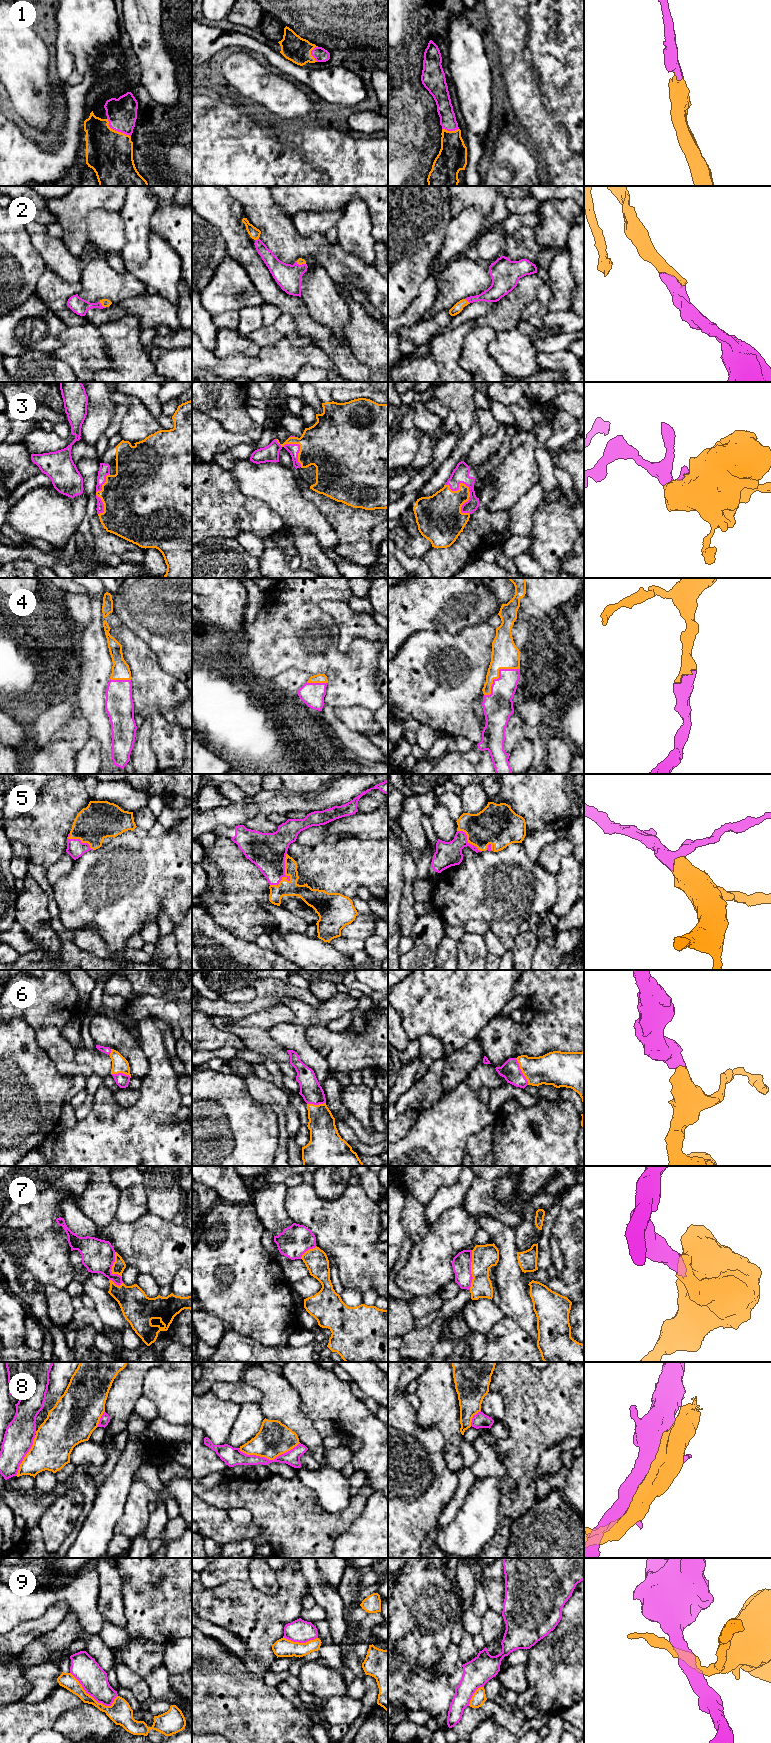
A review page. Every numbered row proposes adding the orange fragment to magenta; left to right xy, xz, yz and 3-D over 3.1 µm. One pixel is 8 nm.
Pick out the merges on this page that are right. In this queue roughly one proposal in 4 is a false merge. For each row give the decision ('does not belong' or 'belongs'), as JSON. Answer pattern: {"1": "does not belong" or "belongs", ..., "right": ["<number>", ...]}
{"1": "belongs", "2": "belongs", "3": "belongs", "4": "belongs", "5": "belongs", "6": "belongs", "7": "does not belong", "8": "does not belong", "9": "does not belong", "right": ["1", "2", "3", "4", "5", "6"]}

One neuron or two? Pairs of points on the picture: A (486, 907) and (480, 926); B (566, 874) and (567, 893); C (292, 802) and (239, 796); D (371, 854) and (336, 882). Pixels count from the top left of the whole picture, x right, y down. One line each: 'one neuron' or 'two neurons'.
A: two neurons
B: one neuron
C: two neurons
D: one neuron

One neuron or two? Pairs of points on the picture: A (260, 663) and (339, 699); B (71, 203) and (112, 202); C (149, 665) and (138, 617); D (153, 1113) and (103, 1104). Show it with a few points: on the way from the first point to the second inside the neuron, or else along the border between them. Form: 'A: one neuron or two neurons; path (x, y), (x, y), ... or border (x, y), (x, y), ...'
A: one neuron; path (284, 660), (318, 660), (333, 675)
B: one neuron; path (81, 202), (102, 202)
C: two neurons; border (126, 627), (148, 646), (157, 662)
D: one neuron; path (141, 1113), (115, 1113)

